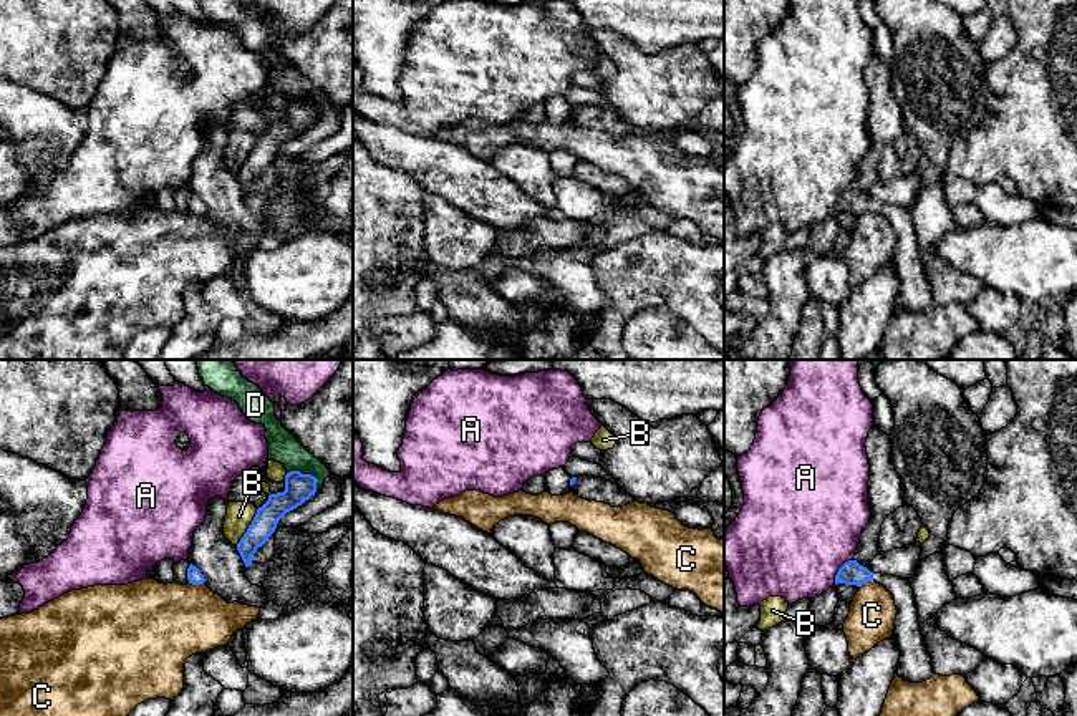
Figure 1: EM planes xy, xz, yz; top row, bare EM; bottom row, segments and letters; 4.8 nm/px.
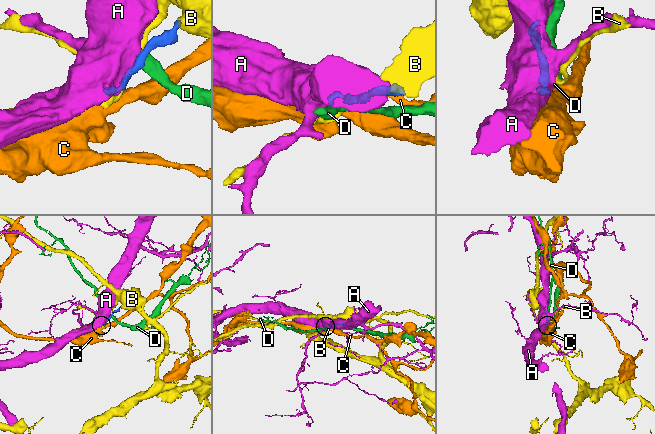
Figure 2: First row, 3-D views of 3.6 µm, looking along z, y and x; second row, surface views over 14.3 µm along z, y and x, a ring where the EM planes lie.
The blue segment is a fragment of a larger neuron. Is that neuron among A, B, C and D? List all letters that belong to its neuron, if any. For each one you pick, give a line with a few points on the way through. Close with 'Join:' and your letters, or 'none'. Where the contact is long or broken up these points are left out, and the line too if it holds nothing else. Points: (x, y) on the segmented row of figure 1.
Join: none

